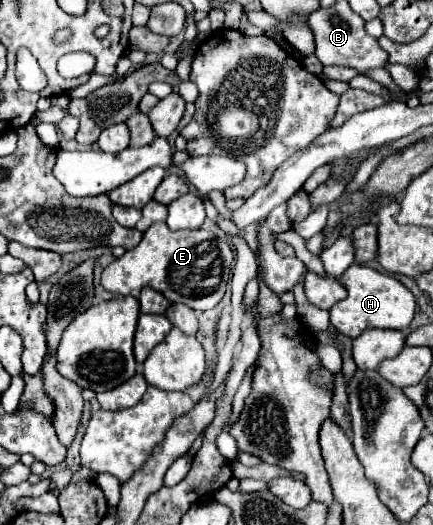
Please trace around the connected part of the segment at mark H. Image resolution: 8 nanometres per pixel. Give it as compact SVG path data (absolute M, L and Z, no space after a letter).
M353 263L341 277L341 283L347 289L347 297L339 303L335 303L329 311L331 315L331 325L355 339L361 335L363 329L369 327L379 327L379 329L395 329L395 331L405 331L411 325L413 313L415 313L415 297L413 293L399 283L395 277L387 275L387 273L379 273L367 265L357 265Z

